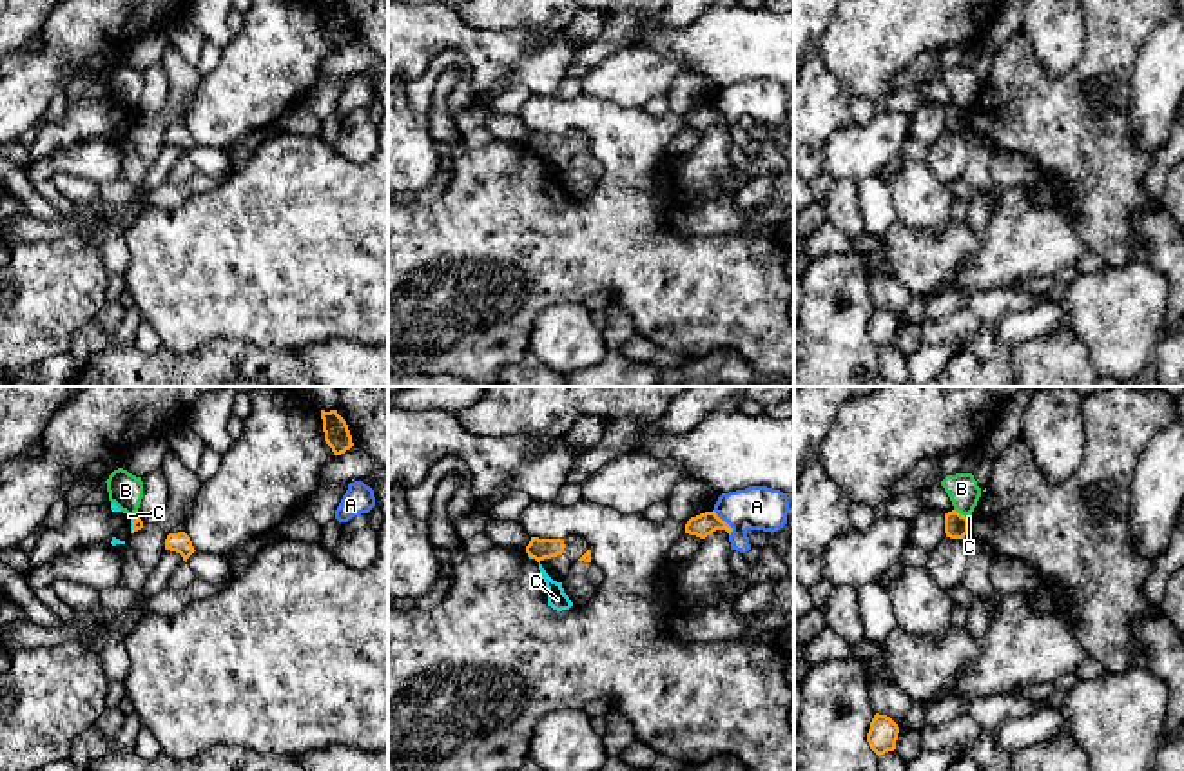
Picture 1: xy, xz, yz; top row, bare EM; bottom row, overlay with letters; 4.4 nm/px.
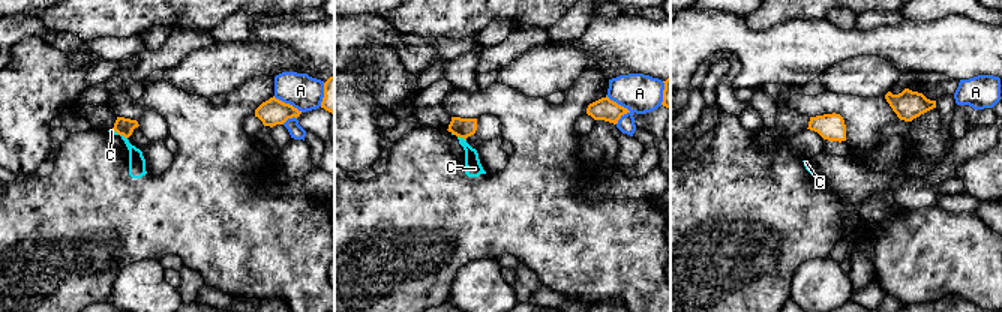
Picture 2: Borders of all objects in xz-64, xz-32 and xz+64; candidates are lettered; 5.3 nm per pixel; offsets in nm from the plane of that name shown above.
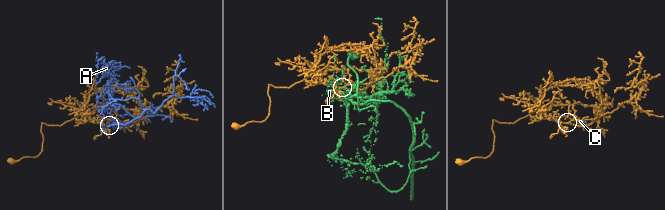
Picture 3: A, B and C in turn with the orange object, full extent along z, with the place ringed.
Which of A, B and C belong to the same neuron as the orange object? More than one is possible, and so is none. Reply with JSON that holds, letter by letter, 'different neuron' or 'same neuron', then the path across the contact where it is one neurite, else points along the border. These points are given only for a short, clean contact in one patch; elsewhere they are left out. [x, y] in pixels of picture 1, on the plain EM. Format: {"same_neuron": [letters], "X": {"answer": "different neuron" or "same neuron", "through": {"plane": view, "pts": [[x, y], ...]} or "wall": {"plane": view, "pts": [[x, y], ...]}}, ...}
{"same_neuron": [], "A": {"answer": "different neuron"}, "B": {"answer": "different neuron", "wall": {"plane": "yz", "pts": [[954, 102], [965, 111]]}}, "C": {"answer": "different neuron", "wall": {"plane": "xy", "pts": [[136, 109], [131, 126]]}}}

